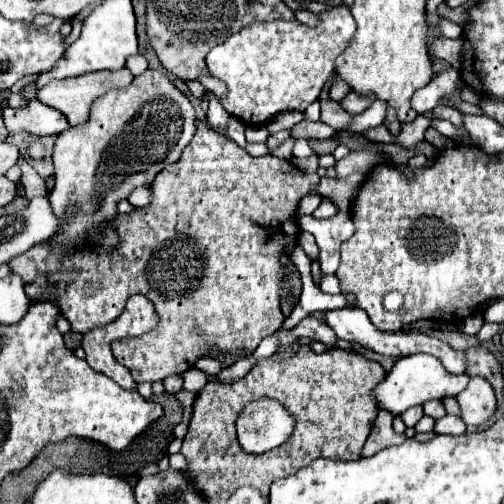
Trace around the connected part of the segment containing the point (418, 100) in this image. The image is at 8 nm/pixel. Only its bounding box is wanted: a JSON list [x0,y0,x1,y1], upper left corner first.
[411,68,459,114]

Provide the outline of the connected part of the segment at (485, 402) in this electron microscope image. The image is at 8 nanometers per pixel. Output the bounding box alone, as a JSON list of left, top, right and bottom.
[457,376,495,426]

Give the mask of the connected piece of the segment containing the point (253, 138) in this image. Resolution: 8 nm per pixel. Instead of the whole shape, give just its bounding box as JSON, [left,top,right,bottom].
[245,125,270,143]

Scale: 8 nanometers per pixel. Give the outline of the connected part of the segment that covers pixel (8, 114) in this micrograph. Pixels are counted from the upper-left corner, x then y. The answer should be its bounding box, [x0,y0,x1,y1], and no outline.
[3,90,67,136]

